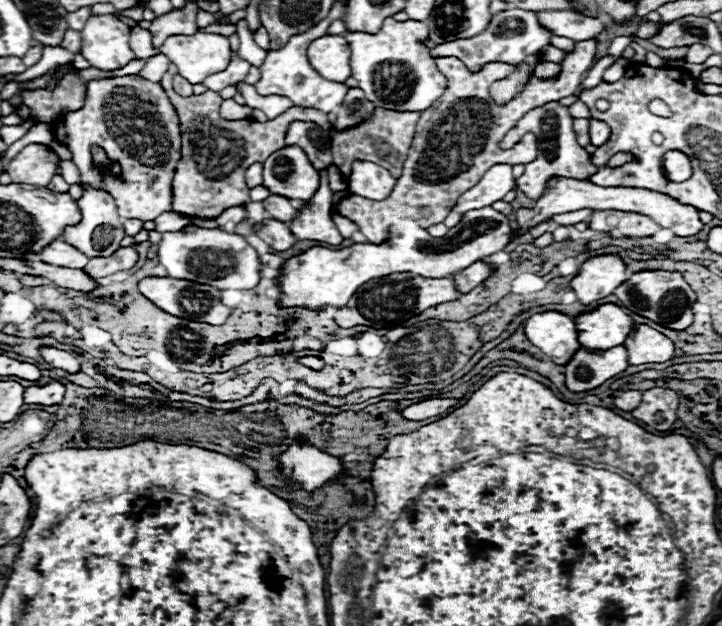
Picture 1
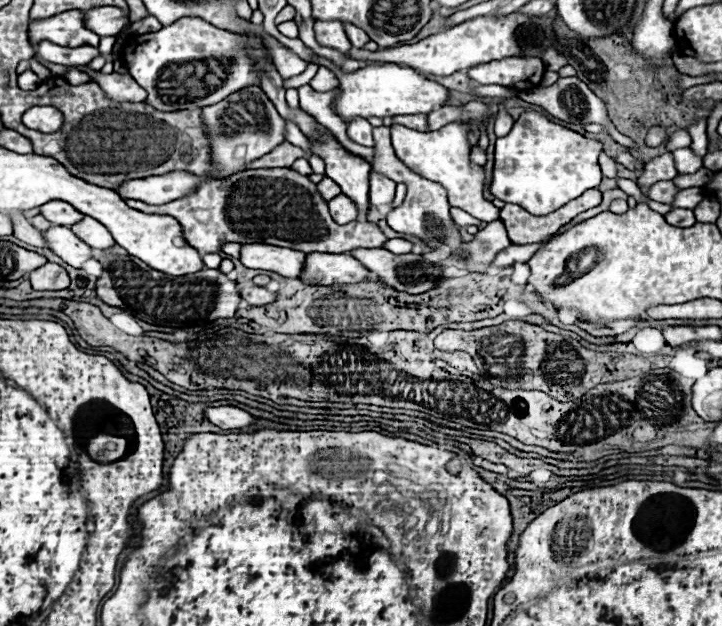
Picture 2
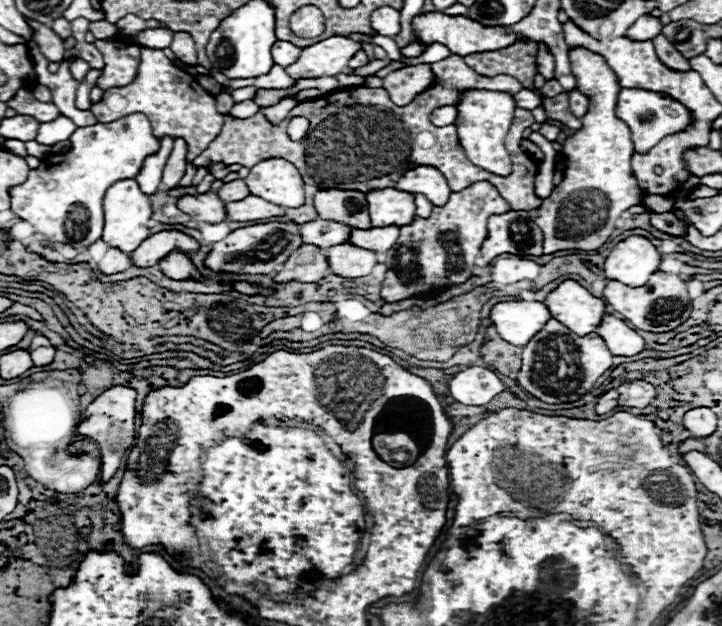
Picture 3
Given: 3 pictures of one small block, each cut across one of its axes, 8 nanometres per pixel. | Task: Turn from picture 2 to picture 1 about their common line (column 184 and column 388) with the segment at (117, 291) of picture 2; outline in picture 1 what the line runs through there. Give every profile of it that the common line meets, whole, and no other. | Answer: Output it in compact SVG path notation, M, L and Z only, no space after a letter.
M396 274L396 276L384 276L380 280L370 280L368 284L362 284L352 300L344 308L336 310L336 324L340 328L352 328L352 326L370 326L370 328L396 328L408 318L424 312L426 308L452 302L460 296L460 292L454 286L452 278L444 280L428 280L424 276L416 274Z

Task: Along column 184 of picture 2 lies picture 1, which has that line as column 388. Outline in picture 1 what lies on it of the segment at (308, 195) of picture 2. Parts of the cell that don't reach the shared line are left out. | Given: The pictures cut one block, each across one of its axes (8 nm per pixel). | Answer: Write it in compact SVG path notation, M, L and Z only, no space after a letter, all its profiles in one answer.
M580 40L574 42L572 52L564 52L564 60L560 64L560 74L556 78L536 78L532 76L518 98L498 106L490 96L490 84L510 76L516 66L510 64L486 64L478 74L470 74L466 66L458 58L438 58L436 66L444 72L448 80L448 88L444 96L432 104L432 108L422 112L422 118L416 124L412 148L402 168L402 176L396 180L392 194L388 200L368 200L360 196L342 198L338 204L332 204L332 216L338 212L340 216L352 220L360 232L374 244L382 244L390 236L390 226L400 218L412 218L422 228L444 222L450 210L456 206L456 200L476 186L484 172L494 164L528 164L536 158L536 136L524 134L522 140L510 148L500 148L502 138L508 130L516 126L516 122L536 106L542 106L552 100L562 100L578 92L580 82L584 80L584 72L590 70L596 54L596 40Z

